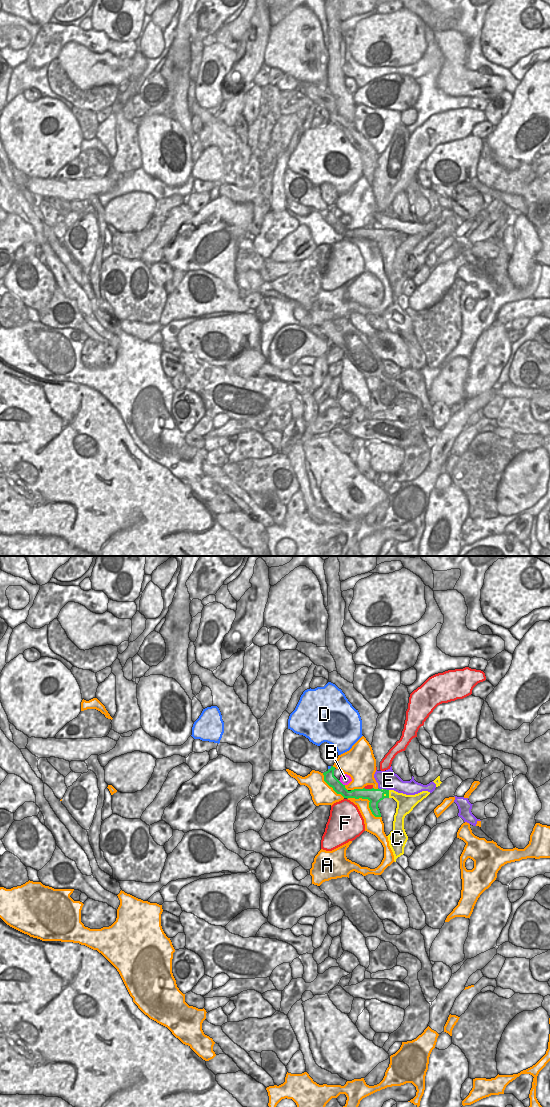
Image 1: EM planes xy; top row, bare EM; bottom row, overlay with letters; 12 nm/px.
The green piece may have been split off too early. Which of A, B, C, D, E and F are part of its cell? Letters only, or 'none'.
none

